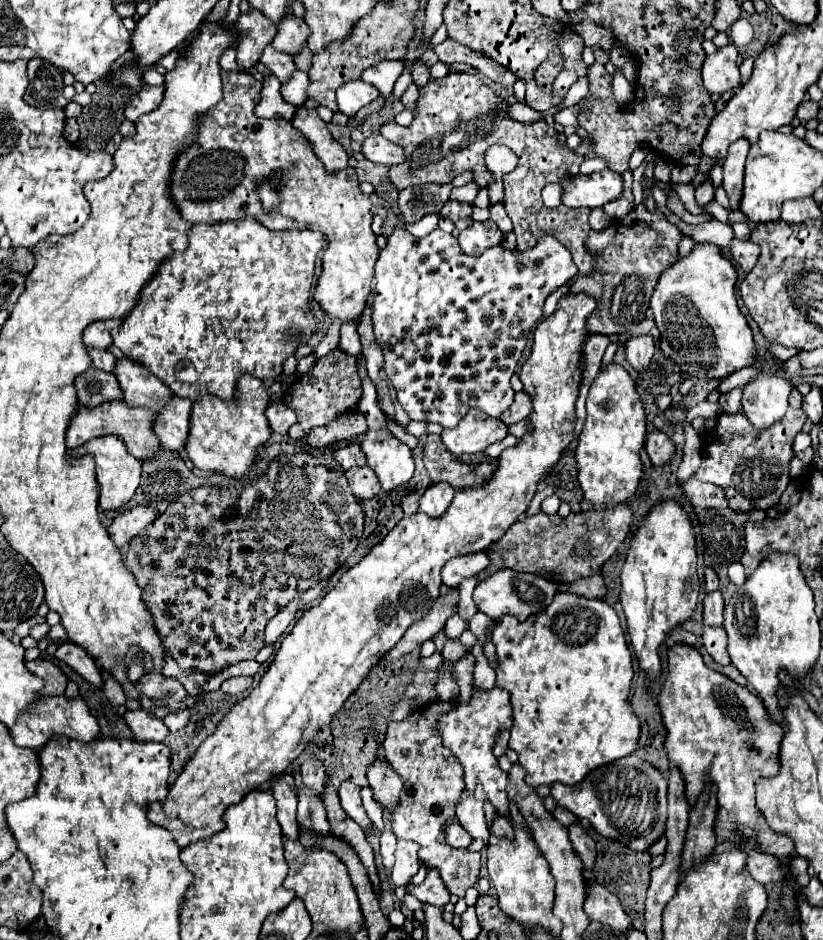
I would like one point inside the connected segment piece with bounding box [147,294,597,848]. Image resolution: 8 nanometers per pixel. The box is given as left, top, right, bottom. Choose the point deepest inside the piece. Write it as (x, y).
(323, 659)

